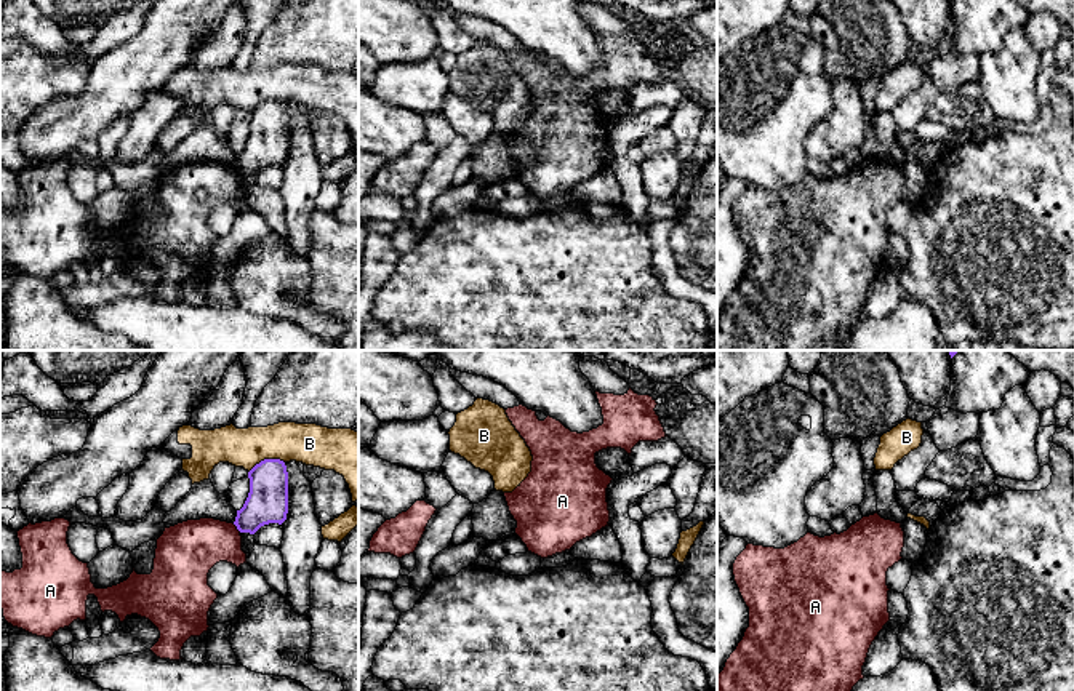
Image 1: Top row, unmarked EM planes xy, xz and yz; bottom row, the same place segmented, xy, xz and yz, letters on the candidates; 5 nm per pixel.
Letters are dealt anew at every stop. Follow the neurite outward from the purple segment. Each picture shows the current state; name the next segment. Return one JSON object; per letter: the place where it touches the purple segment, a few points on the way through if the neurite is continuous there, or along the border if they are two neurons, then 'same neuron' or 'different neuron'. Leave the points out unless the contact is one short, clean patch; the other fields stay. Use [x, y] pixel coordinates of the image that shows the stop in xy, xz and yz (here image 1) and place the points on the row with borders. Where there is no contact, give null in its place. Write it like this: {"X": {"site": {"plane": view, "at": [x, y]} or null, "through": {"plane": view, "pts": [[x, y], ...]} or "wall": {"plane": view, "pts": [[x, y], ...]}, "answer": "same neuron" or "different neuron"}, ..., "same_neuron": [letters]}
{"A": {"site": {"plane": "xy", "at": [237, 528]}, "wall": {"plane": "xy", "pts": [[232, 523], [240, 531]]}, "answer": "different neuron"}, "B": {"site": {"plane": "xy", "at": [266, 459]}, "answer": "different neuron"}, "same_neuron": []}

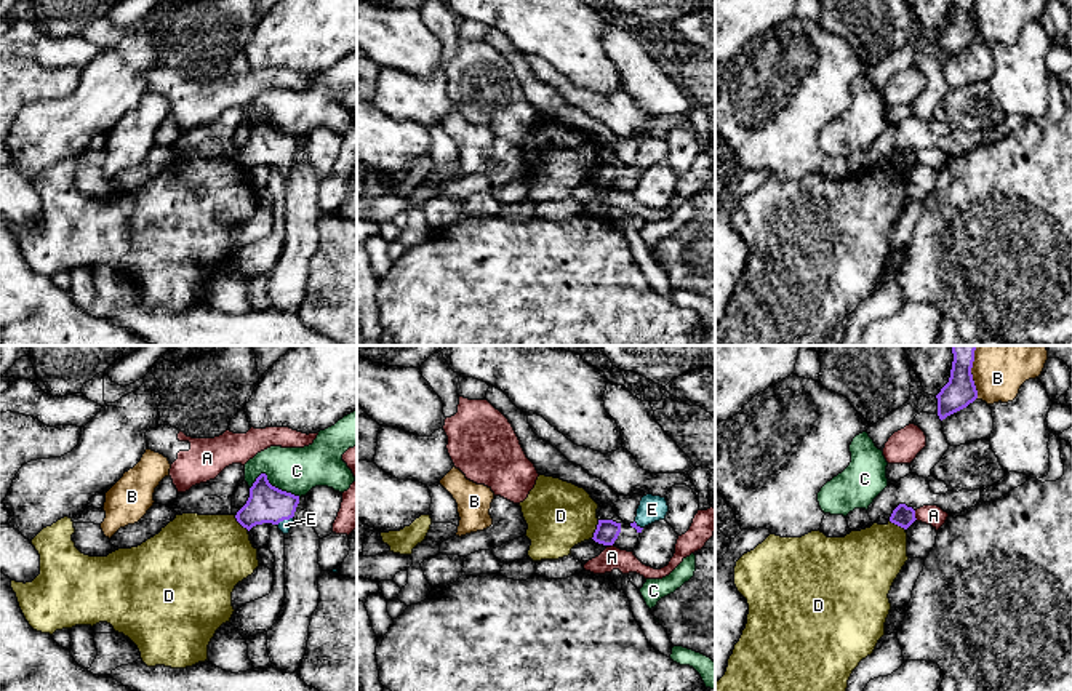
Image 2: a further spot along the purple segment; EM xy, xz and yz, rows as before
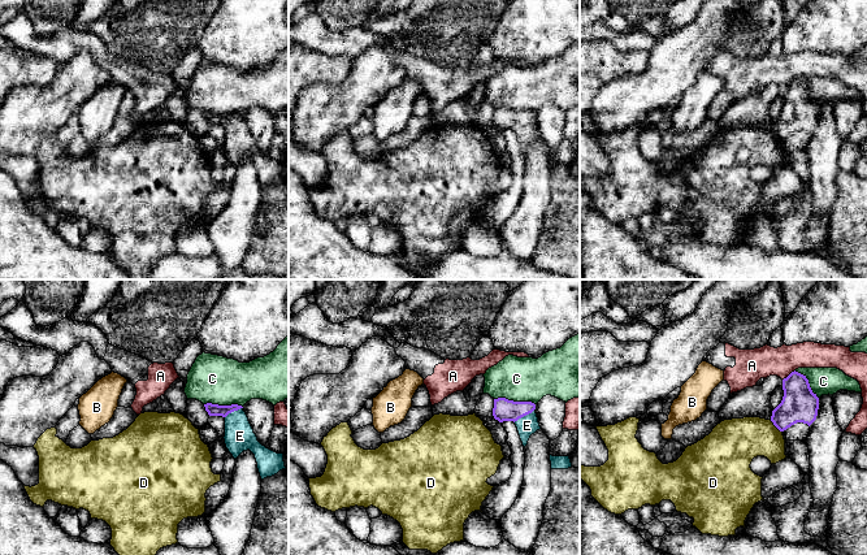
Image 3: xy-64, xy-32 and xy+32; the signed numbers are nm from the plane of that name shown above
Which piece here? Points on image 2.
{"A": {"site": {"plane": "yz", "at": [914, 515]}, "answer": "different neuron"}, "B": {"site": {"plane": "yz", "at": [970, 373]}, "answer": "different neuron"}, "C": {"site": {"plane": "xy", "at": [271, 485]}, "wall": {"plane": "xy", "pts": [[250, 487], [264, 474], [272, 485], [300, 496]]}, "answer": "different neuron"}, "D": {"site": {"plane": "xz", "at": [596, 530]}, "wall": {"plane": "xz", "pts": [[599, 520], [591, 538]]}, "answer": "different neuron"}, "E": {"site": {"plane": "xy", "at": [284, 519]}, "through": {"plane": "xy", "pts": [[266, 504], [284, 519], [285, 525]]}, "answer": "same neuron"}, "same_neuron": ["E"]}

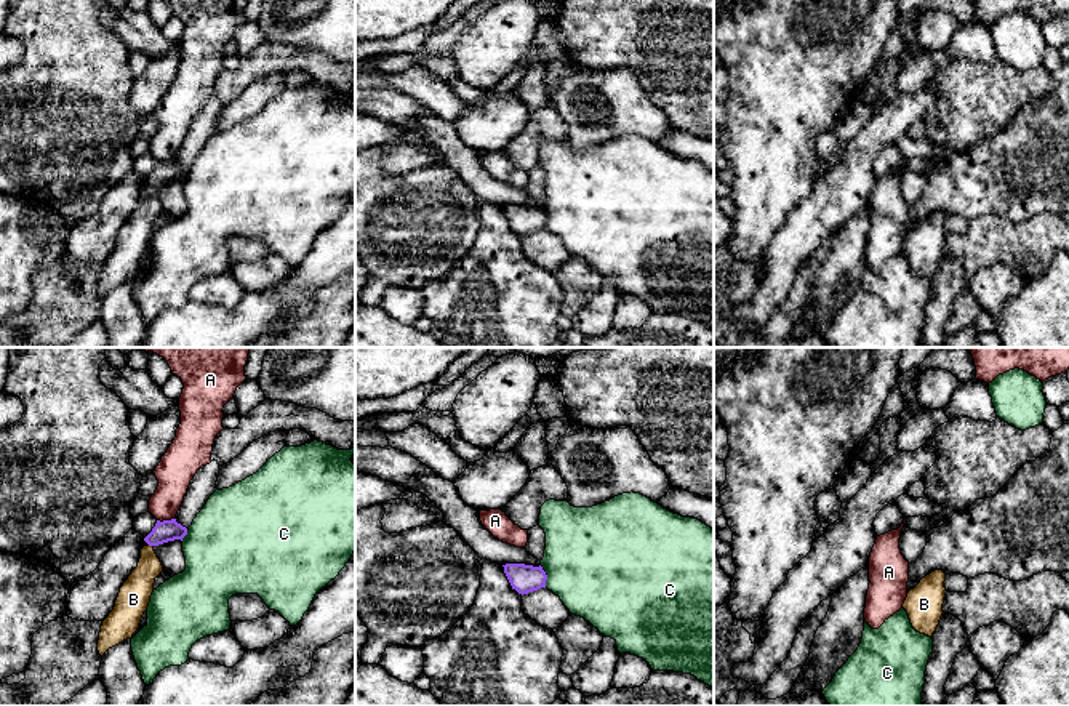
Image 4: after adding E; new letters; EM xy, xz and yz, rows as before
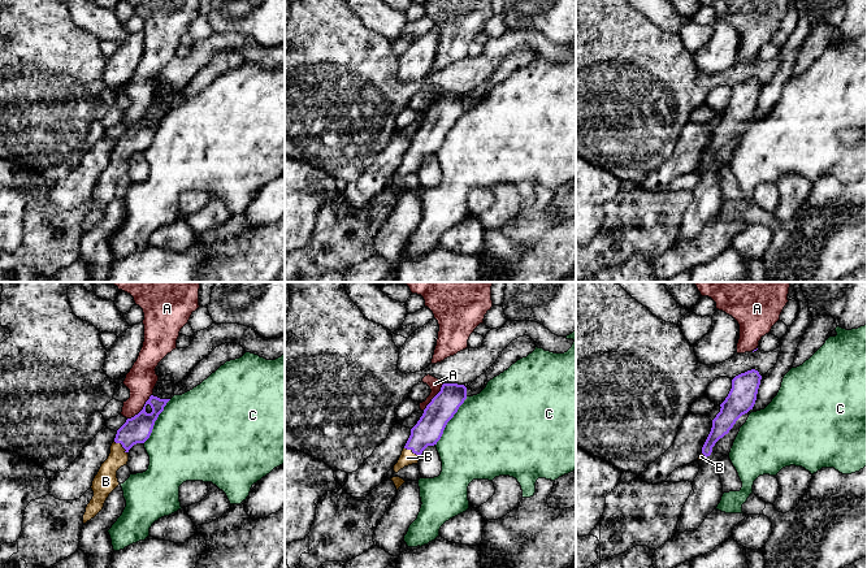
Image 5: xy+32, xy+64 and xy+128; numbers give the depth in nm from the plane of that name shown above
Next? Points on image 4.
{"A": {"site": {"plane": "xy", "at": [165, 521]}, "answer": "different neuron"}, "B": {"site": {"plane": "xy", "at": [151, 545]}, "through": {"plane": "xy", "pts": [[168, 530], [151, 545], [148, 570], [136, 591]]}, "answer": "same neuron"}, "C": {"site": {"plane": "xz", "at": [546, 577]}, "answer": "different neuron"}, "same_neuron": ["B"]}

